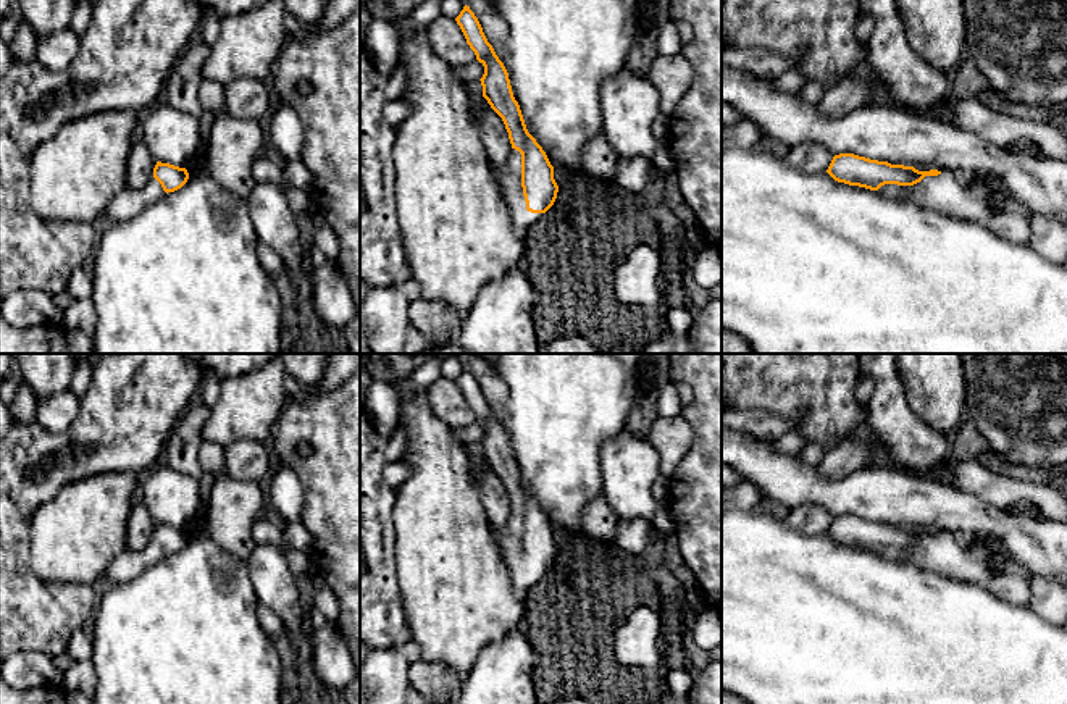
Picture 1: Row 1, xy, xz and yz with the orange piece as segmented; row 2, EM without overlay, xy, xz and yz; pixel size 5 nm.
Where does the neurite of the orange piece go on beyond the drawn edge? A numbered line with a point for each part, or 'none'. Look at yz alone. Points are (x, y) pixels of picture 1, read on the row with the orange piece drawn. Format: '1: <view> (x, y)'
1: yz (951, 196)

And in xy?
1: xy (129, 202)

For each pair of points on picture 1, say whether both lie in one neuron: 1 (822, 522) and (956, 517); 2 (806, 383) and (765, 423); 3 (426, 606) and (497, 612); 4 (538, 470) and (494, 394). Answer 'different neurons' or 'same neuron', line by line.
1: different neurons
2: different neurons
3: same neuron
4: different neurons

